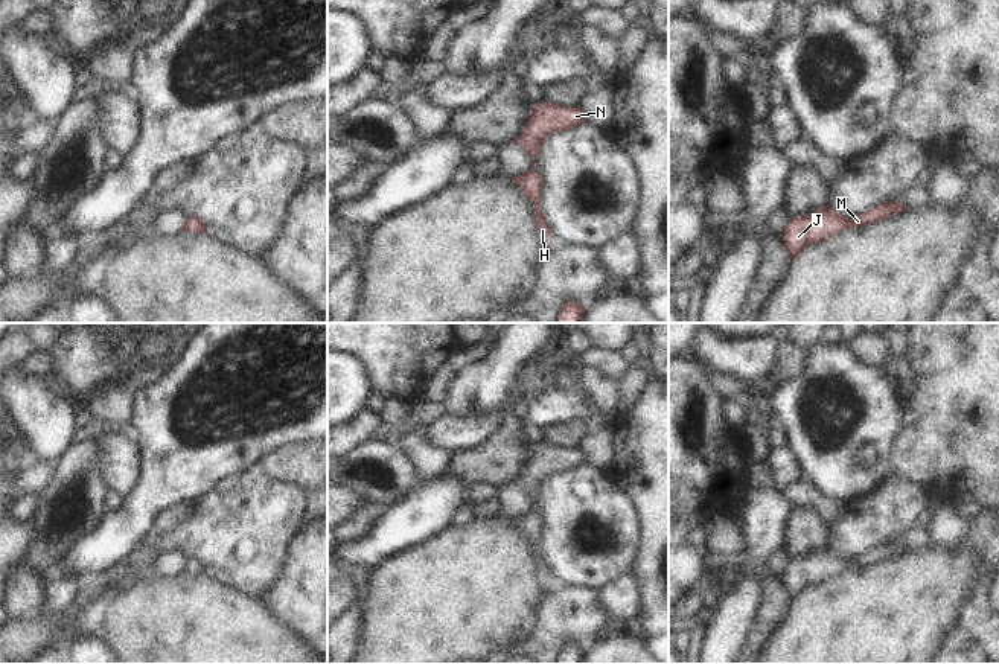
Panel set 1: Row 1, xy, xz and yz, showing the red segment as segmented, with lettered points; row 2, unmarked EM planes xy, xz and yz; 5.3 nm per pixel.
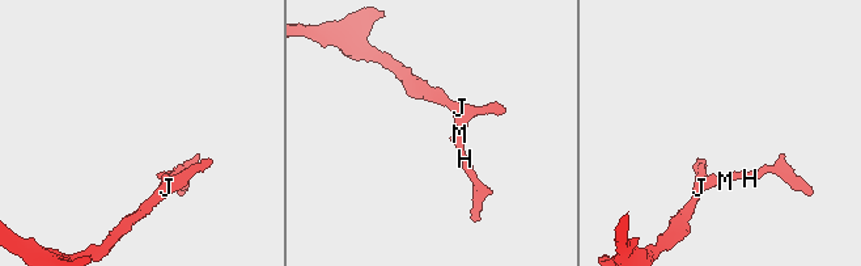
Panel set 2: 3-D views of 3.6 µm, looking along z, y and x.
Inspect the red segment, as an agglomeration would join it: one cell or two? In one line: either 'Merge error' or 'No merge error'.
No merge error.

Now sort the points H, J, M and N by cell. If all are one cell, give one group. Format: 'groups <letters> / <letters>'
groups H J M N

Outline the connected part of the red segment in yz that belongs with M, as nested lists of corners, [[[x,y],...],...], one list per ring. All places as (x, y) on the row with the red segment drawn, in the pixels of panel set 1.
[[[889,201],[865,210],[857,218],[845,218],[827,206],[815,213],[789,219],[783,242],[789,259],[793,260],[809,245],[819,244],[845,228],[868,225],[891,215],[906,212],[908,209],[897,201]]]

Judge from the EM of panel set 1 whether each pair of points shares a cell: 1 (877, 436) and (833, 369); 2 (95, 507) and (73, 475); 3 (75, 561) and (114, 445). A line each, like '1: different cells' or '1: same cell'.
1: same cell
2: same cell
3: different cells

